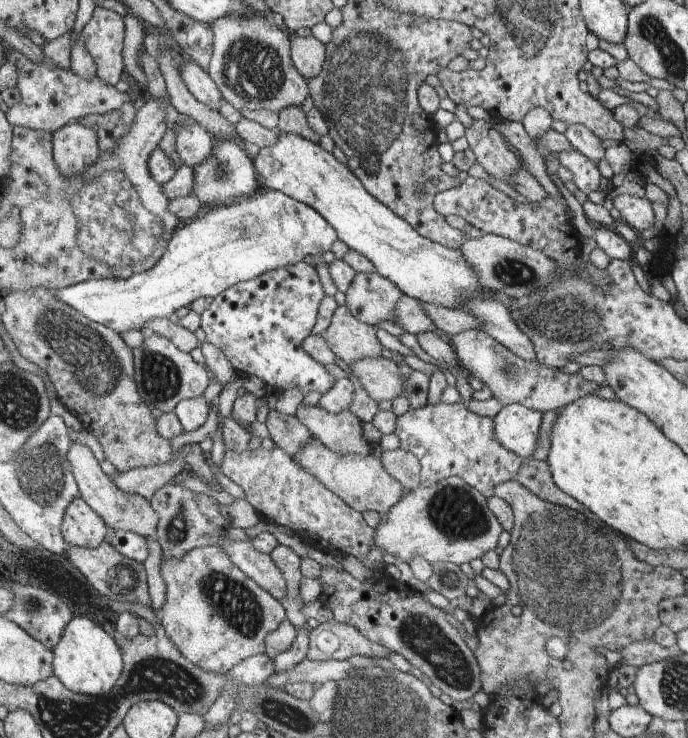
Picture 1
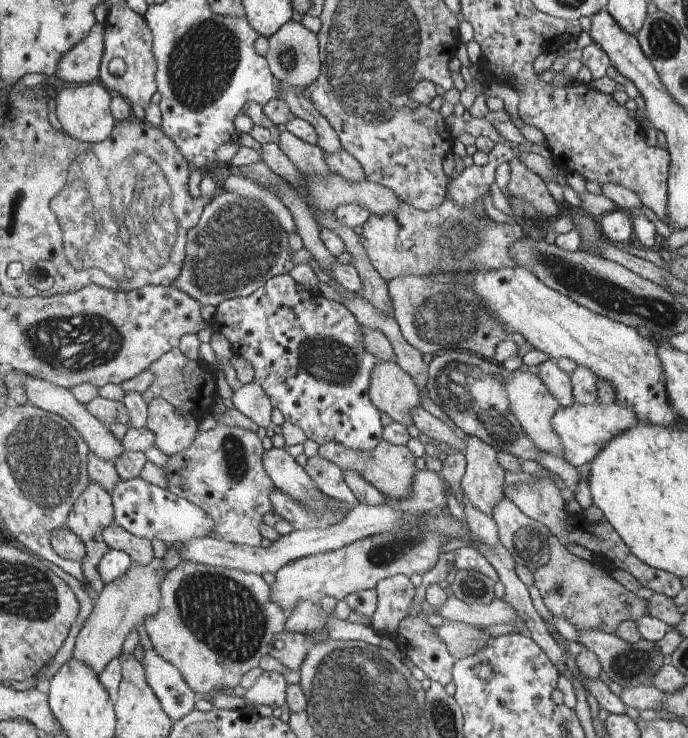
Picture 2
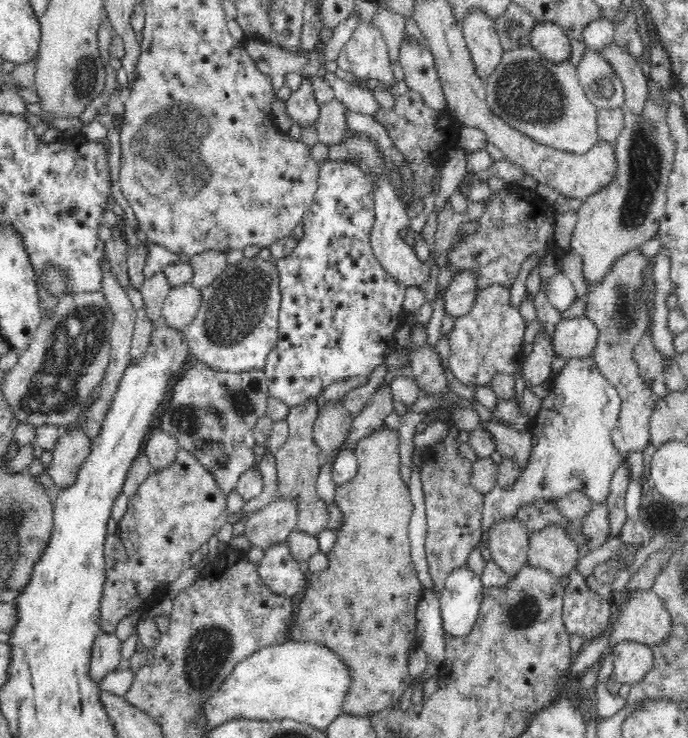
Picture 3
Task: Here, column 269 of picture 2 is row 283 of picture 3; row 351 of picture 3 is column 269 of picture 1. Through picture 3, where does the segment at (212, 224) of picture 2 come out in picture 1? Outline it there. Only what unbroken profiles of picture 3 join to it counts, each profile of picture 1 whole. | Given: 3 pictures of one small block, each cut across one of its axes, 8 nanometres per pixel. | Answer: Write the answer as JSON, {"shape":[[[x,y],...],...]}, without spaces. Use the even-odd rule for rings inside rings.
{"shape":[[[263,189],[254,196],[240,200],[232,206],[209,208],[188,223],[182,224],[169,240],[164,258],[149,271],[133,274],[120,279],[92,279],[70,288],[57,290],[58,300],[70,304],[74,310],[89,317],[90,320],[105,325],[117,333],[130,330],[143,331],[144,324],[154,318],[169,318],[180,308],[189,307],[196,298],[218,296],[236,283],[252,280],[276,268],[292,266],[306,260],[310,255],[326,254],[336,242],[337,230],[310,205],[286,196],[274,189]]]}

